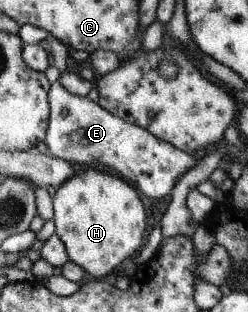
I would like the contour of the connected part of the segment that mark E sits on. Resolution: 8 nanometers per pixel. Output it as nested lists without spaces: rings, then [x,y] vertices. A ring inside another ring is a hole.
[[[57,79],[50,90],[50,128],[46,130],[46,140],[44,143],[49,148],[49,153],[53,157],[62,158],[71,163],[77,169],[97,167],[107,169],[112,173],[124,178],[133,187],[137,187],[138,192],[143,192],[150,198],[164,198],[170,195],[175,184],[188,172],[192,170],[198,161],[186,151],[172,146],[169,142],[156,138],[150,131],[135,124],[126,122],[117,115],[110,114],[101,104],[94,102],[88,96],[78,96],[70,94],[62,82]]]

